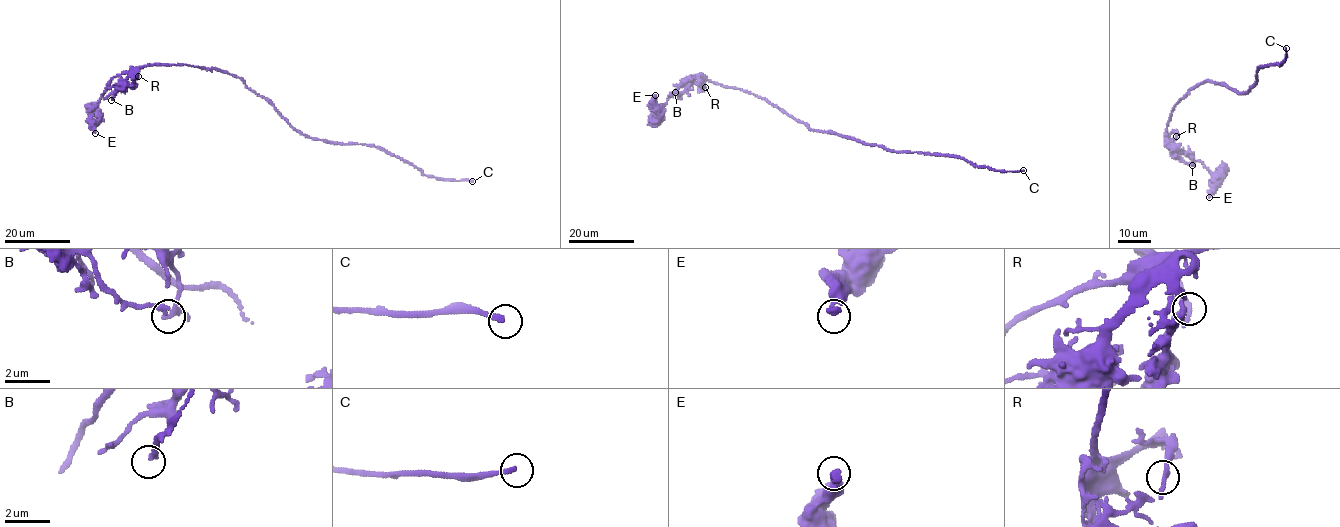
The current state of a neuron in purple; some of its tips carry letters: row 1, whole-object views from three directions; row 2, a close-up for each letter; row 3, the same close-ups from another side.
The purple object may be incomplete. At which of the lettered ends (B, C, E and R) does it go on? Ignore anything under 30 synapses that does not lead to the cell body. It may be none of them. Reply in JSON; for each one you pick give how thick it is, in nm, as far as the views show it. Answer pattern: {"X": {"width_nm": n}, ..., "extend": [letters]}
{"C": {"width_nm": 220}, "extend": ["C"]}

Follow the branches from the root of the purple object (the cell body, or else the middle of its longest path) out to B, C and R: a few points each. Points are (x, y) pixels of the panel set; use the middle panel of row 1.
B: (812, 130), (752, 94), (696, 75), (675, 92)
C: (812, 130), (829, 131), (894, 151), (962, 158), (977, 166), (999, 171), (1023, 170)
R: (812, 130), (748, 92), (710, 80), (702, 82), (699, 87), (703, 90), (705, 87)

